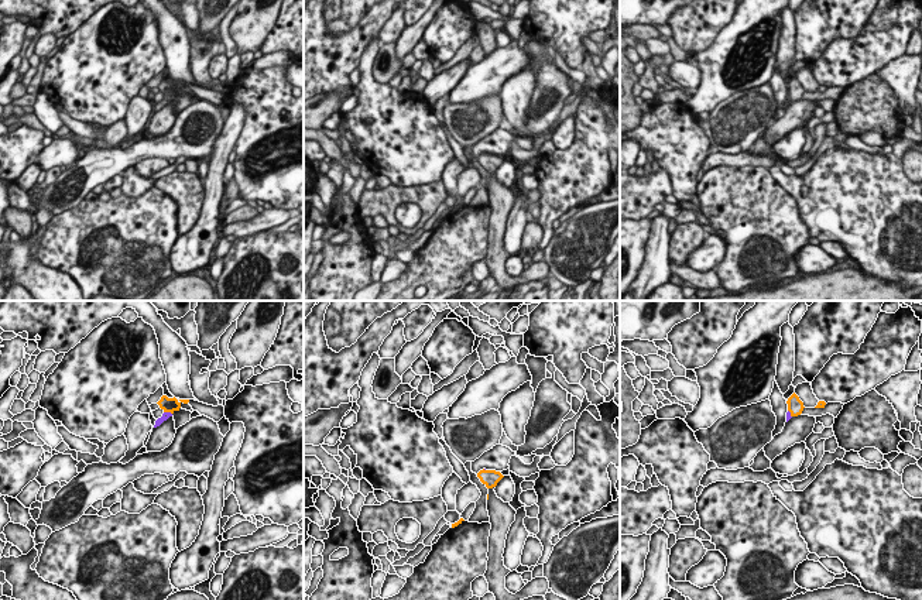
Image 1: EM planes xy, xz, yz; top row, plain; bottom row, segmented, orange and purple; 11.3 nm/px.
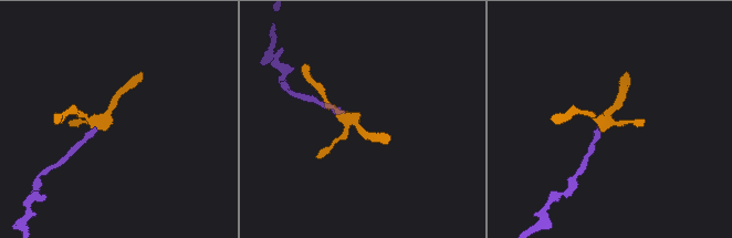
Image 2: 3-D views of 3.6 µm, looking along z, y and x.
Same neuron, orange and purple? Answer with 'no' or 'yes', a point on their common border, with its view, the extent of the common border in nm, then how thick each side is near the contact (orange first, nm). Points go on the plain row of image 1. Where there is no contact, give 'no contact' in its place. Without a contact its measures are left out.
yes; meets orange in xy at (168, 95); contact 100 nm long; 160 nm thick on the orange side, 90 nm on the other

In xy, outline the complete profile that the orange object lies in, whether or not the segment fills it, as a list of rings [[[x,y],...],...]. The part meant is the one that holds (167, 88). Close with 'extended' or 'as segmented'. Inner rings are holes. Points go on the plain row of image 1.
[[[162,79],[161,83],[157,86],[160,92],[164,95],[162,100],[155,104],[154,112],[160,110],[164,104],[167,104],[175,95],[179,95],[181,86],[174,80],[168,82]]]; extended

